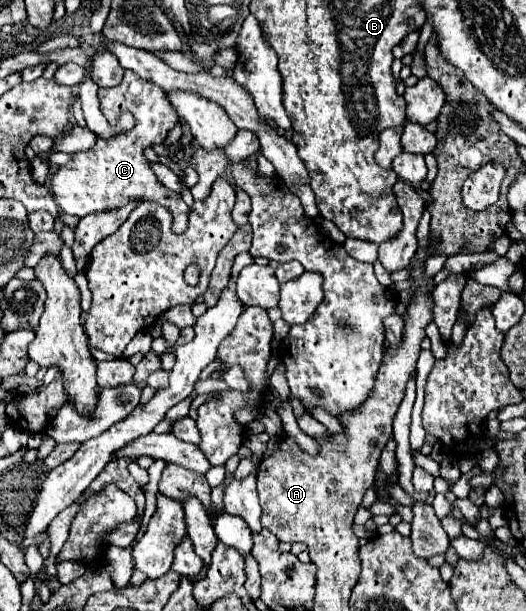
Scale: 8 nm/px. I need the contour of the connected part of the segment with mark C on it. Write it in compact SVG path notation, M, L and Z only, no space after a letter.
M129 130L129 134L119 132L113 140L97 140L97 146L89 152L77 152L73 160L57 168L57 172L51 178L51 190L57 206L65 214L83 218L91 212L125 206L129 200L151 200L169 208L169 212L173 214L173 230L185 230L189 206L181 200L177 192L171 192L169 188L157 182L155 174L149 168L149 160L145 160L143 156L145 146L149 144L137 140L133 130Z

